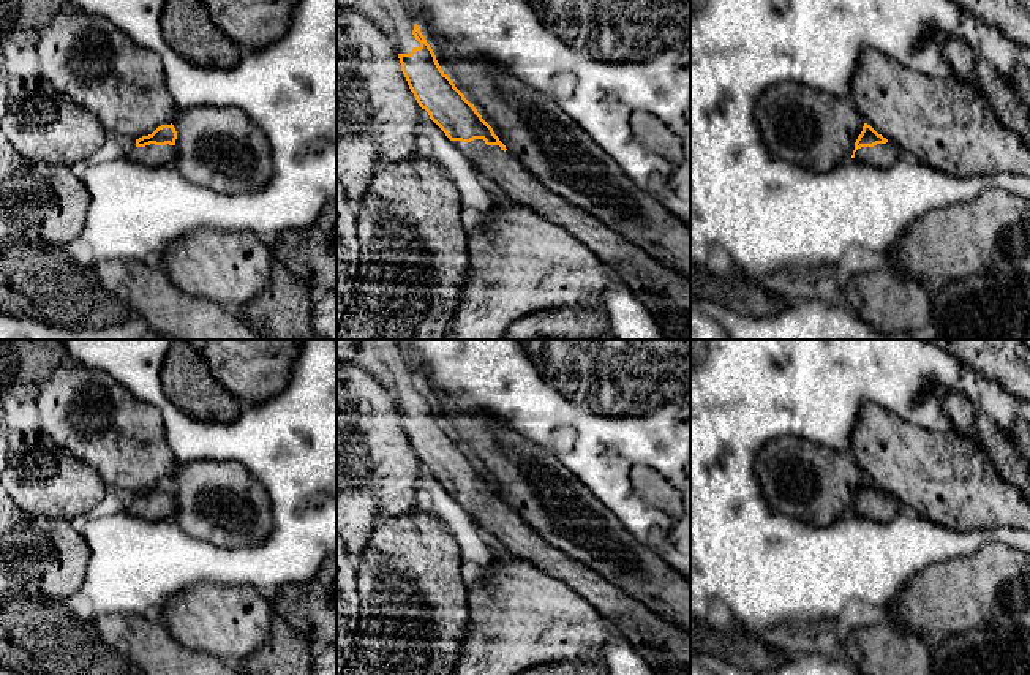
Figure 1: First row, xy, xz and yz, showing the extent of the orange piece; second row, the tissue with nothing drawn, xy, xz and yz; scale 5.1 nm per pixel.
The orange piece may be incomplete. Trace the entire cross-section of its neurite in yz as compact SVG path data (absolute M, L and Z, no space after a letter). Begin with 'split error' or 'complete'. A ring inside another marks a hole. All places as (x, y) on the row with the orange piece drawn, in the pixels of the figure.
split error; M864 123L851 155L856 163L888 169L896 164L900 156L902 152L896 144L878 134L870 125Z

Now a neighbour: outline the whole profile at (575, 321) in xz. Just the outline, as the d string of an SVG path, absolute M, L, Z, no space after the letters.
M600 304L539 310L506 329L504 340L592 340L610 332L607 308Z

